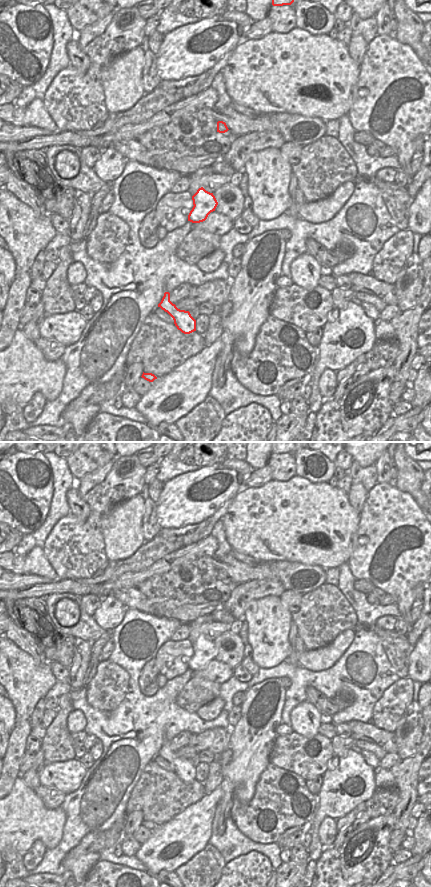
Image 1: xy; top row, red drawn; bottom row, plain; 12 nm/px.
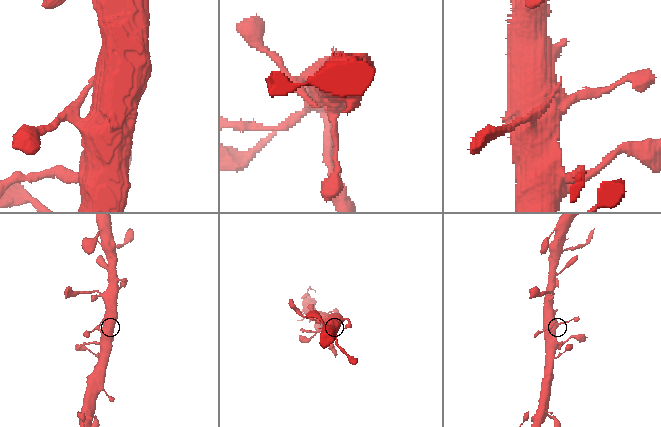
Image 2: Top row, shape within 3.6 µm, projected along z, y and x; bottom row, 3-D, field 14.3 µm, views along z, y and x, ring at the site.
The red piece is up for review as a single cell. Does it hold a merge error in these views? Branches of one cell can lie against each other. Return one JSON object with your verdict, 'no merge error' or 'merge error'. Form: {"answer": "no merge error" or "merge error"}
{"answer": "no merge error"}

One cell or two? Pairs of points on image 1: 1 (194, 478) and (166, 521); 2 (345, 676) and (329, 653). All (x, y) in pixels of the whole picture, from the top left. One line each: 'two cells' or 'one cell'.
1: one cell
2: two cells

